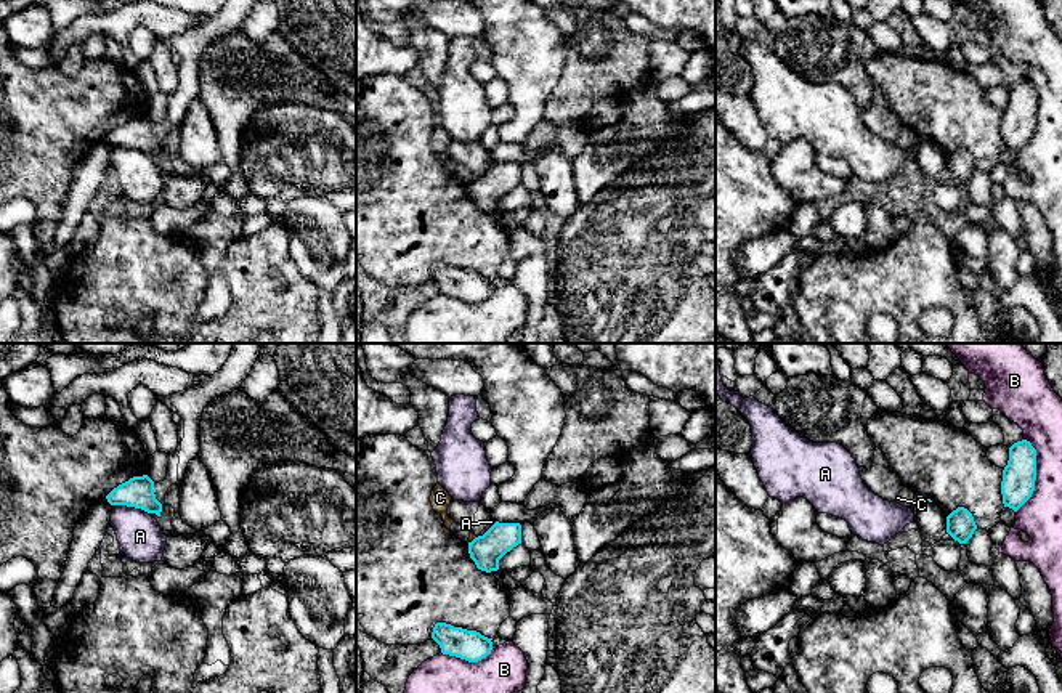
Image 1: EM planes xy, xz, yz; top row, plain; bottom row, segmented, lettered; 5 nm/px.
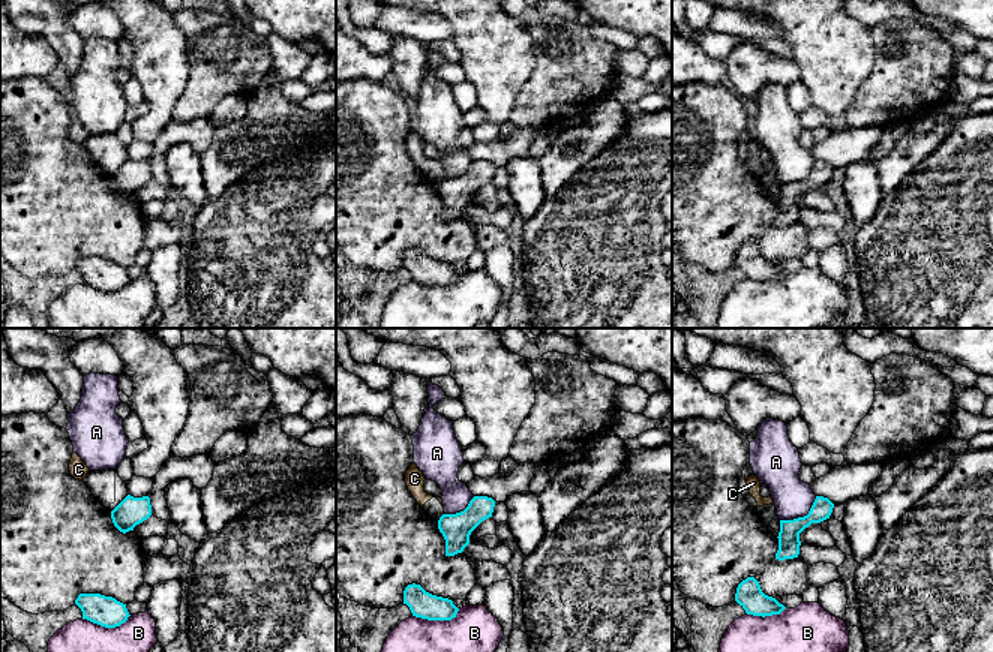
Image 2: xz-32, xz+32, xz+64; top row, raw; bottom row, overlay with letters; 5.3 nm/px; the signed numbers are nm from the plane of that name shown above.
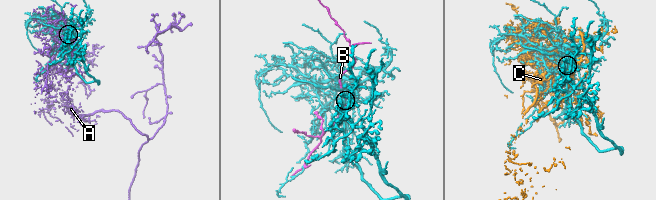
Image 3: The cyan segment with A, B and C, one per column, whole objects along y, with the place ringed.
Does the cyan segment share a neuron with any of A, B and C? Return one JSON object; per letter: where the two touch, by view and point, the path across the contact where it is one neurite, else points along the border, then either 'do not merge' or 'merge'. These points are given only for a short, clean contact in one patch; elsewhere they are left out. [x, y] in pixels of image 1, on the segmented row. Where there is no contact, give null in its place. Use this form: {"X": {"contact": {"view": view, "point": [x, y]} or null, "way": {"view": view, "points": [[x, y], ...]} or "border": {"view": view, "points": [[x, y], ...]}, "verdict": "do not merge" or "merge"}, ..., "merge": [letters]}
{"A": {"contact": {"view": "xy", "point": [130, 506]}, "verdict": "do not merge"}, "B": {"contact": {"view": "yz", "point": [1035, 475]}, "verdict": "do not merge"}, "C": {"contact": {"view": "xz", "point": [472, 541]}, "border": {"view": "xz", "points": [[475, 536], [467, 543]]}, "verdict": "do not merge"}, "merge": []}

